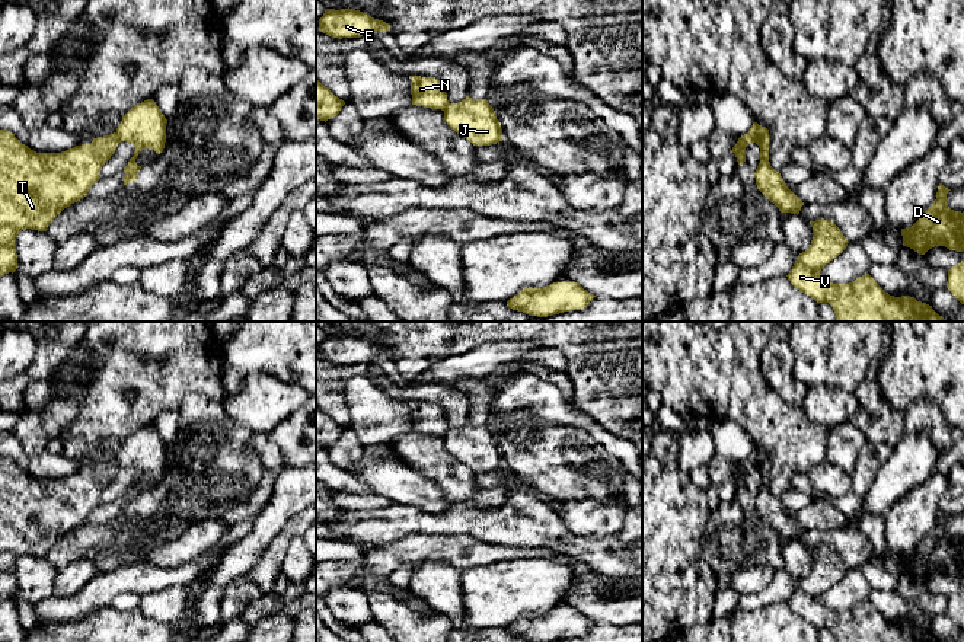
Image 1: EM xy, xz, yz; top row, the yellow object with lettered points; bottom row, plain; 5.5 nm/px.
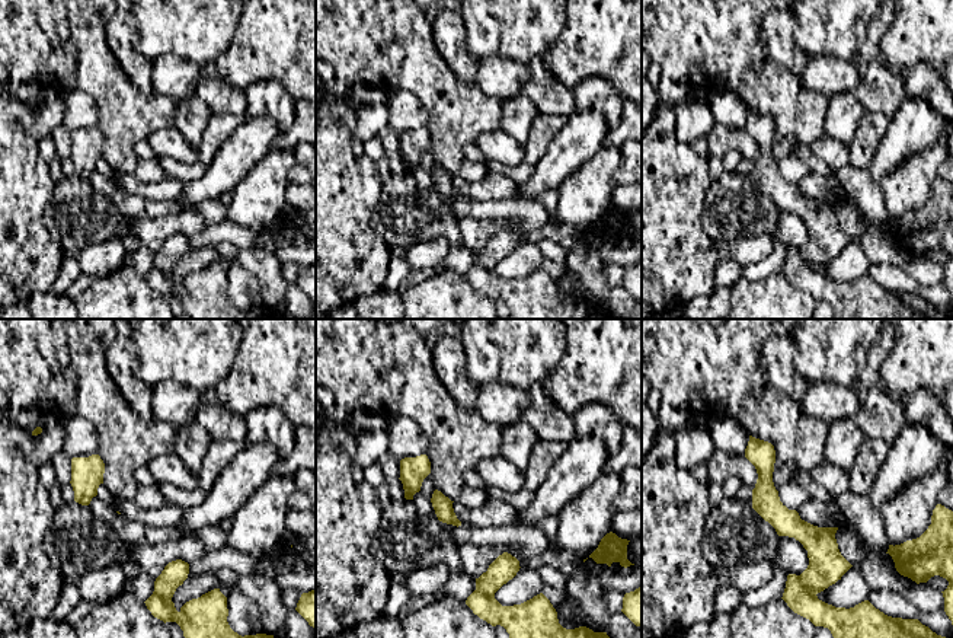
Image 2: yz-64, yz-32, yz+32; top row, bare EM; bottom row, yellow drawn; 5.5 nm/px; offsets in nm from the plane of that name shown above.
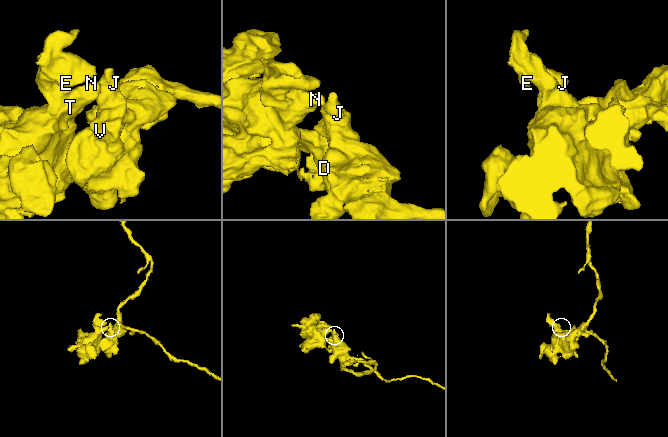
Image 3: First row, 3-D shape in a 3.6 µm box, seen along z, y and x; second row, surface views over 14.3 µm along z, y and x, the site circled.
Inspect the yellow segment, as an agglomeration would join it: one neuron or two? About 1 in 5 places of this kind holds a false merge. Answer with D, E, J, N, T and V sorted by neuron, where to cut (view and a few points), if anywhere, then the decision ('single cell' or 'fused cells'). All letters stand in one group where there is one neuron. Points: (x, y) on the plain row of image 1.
D J V / E N T; cut in yz along (747, 459), (755, 468); fused cells

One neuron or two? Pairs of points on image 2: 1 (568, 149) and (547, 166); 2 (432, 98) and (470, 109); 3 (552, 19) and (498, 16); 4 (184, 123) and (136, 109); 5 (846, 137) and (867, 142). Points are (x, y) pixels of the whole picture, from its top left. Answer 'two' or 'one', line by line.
1: one
2: one
3: one
4: two
5: two

